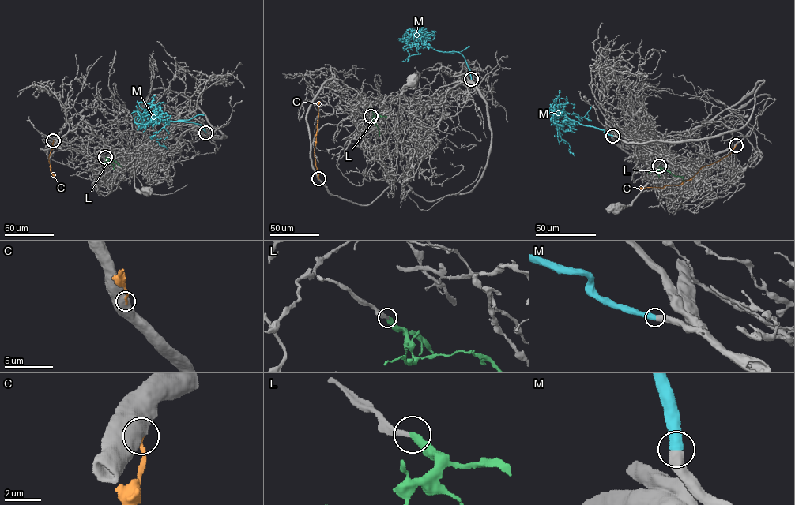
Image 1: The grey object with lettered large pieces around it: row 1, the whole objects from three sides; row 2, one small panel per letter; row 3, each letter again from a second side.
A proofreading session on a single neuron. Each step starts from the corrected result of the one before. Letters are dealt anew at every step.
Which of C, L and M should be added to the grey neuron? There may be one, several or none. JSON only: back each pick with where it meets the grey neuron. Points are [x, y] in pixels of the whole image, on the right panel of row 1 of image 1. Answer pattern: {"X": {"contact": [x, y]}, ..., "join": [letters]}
{"L": {"contact": [659, 166]}, "join": ["L"]}

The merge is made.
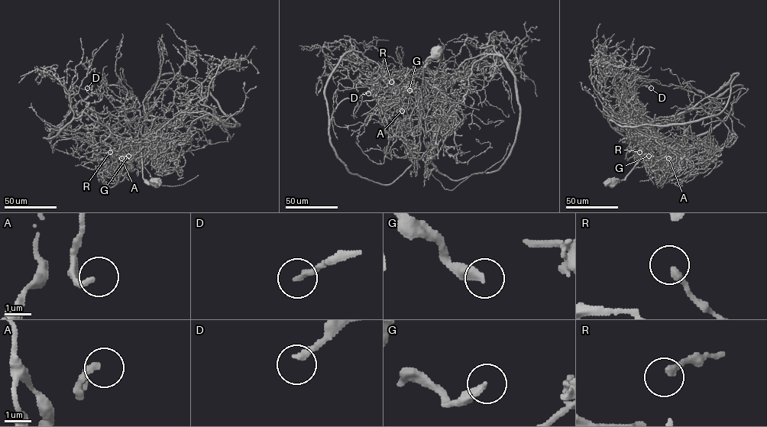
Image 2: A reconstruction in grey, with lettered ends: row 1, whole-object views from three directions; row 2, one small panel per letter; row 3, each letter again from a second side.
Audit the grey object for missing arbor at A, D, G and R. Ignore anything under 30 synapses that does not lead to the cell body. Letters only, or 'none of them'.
D

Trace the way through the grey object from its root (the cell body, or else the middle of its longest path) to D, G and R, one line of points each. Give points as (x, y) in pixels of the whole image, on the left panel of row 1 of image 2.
D: (154, 183), (143, 178), (140, 131), (126, 116), (124, 106), (111, 96), (94, 94), (92, 85), (87, 88)
G: (154, 183), (143, 178), (140, 131), (133, 120), (101, 131), (118, 138), (109, 135), (101, 142), (128, 156)
R: (154, 183), (143, 178), (140, 131), (133, 120), (101, 131), (118, 138), (101, 141), (110, 152)

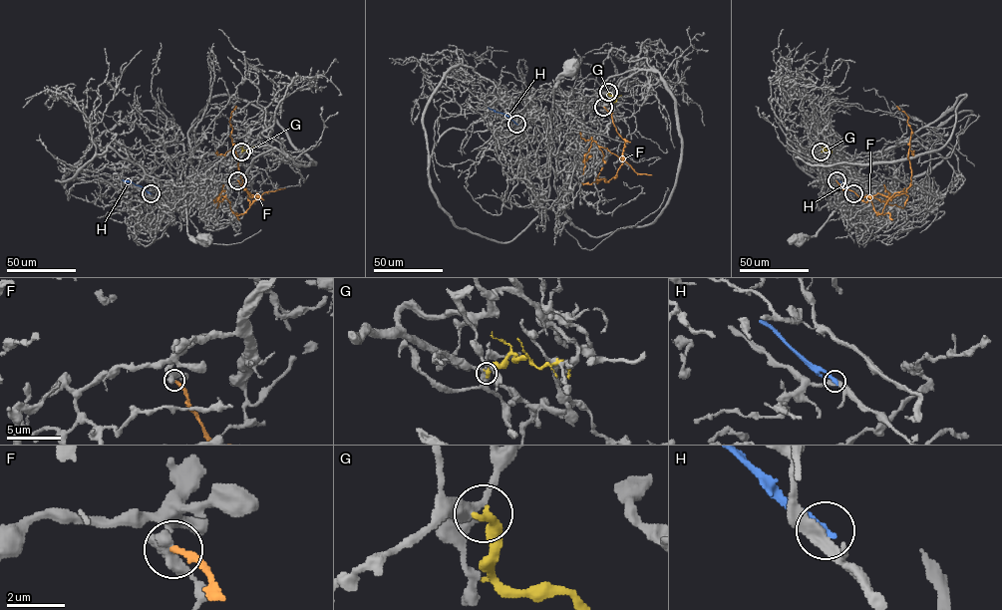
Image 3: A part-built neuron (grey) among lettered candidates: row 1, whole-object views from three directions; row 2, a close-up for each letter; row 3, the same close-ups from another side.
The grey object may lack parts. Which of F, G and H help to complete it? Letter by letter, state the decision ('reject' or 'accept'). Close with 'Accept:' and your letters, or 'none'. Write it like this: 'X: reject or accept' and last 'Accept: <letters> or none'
F: reject
G: reject
H: reject
Accept: none

